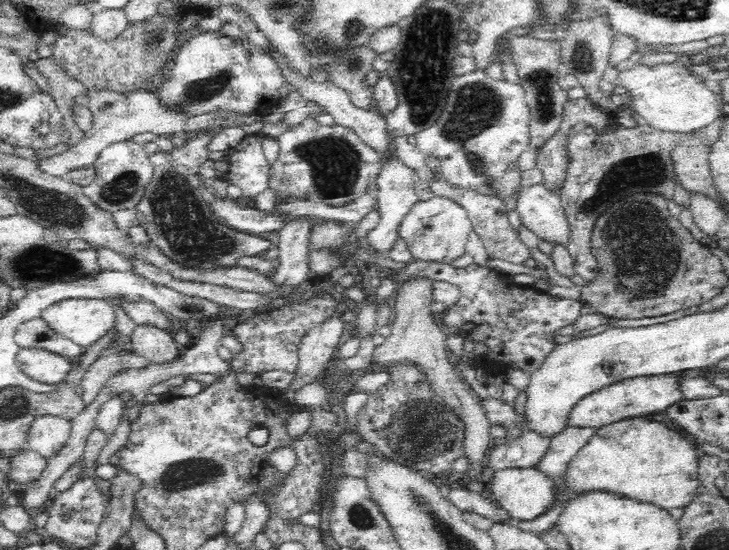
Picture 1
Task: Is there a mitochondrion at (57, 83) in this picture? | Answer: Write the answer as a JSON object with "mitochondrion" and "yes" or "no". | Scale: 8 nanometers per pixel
{"mitochondrion":"no"}

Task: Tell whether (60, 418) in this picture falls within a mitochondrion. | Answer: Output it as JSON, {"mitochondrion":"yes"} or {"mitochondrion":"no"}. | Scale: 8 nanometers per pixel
{"mitochondrion":"no"}

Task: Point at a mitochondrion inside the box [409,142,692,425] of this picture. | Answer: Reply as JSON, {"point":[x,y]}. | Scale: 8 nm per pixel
{"point":[645,252]}

